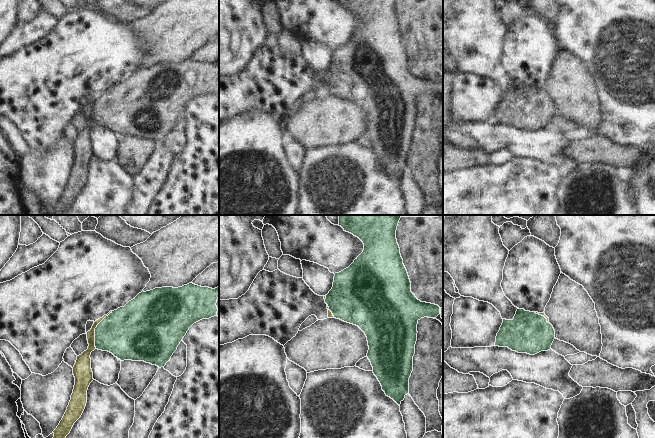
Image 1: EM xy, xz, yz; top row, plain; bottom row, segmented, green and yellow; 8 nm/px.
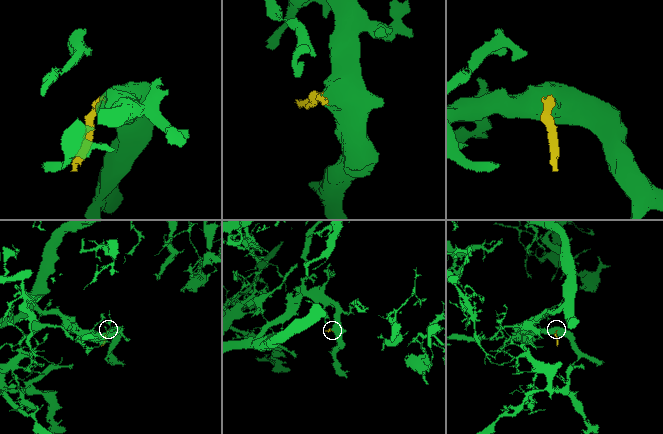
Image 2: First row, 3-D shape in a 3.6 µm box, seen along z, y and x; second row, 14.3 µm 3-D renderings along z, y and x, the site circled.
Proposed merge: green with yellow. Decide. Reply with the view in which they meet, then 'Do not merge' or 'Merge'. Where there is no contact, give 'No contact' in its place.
Touches green in xy. Merge.

